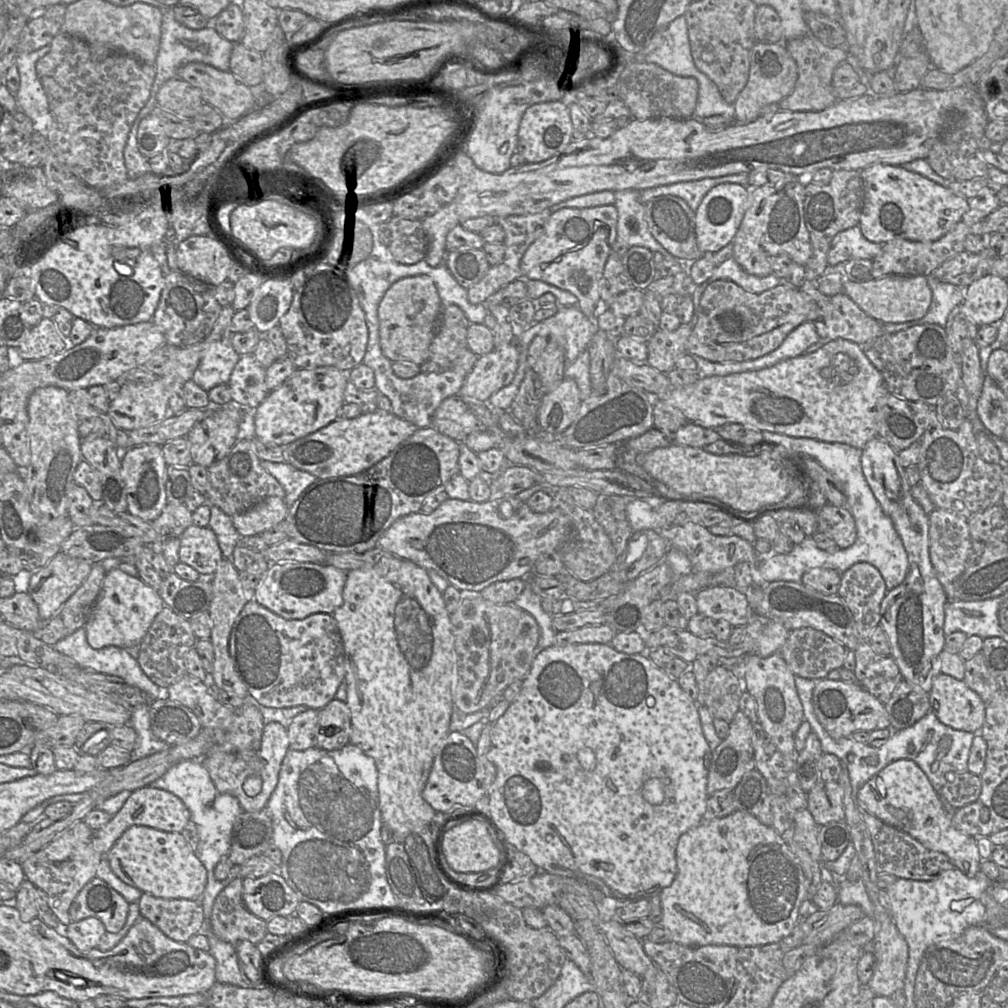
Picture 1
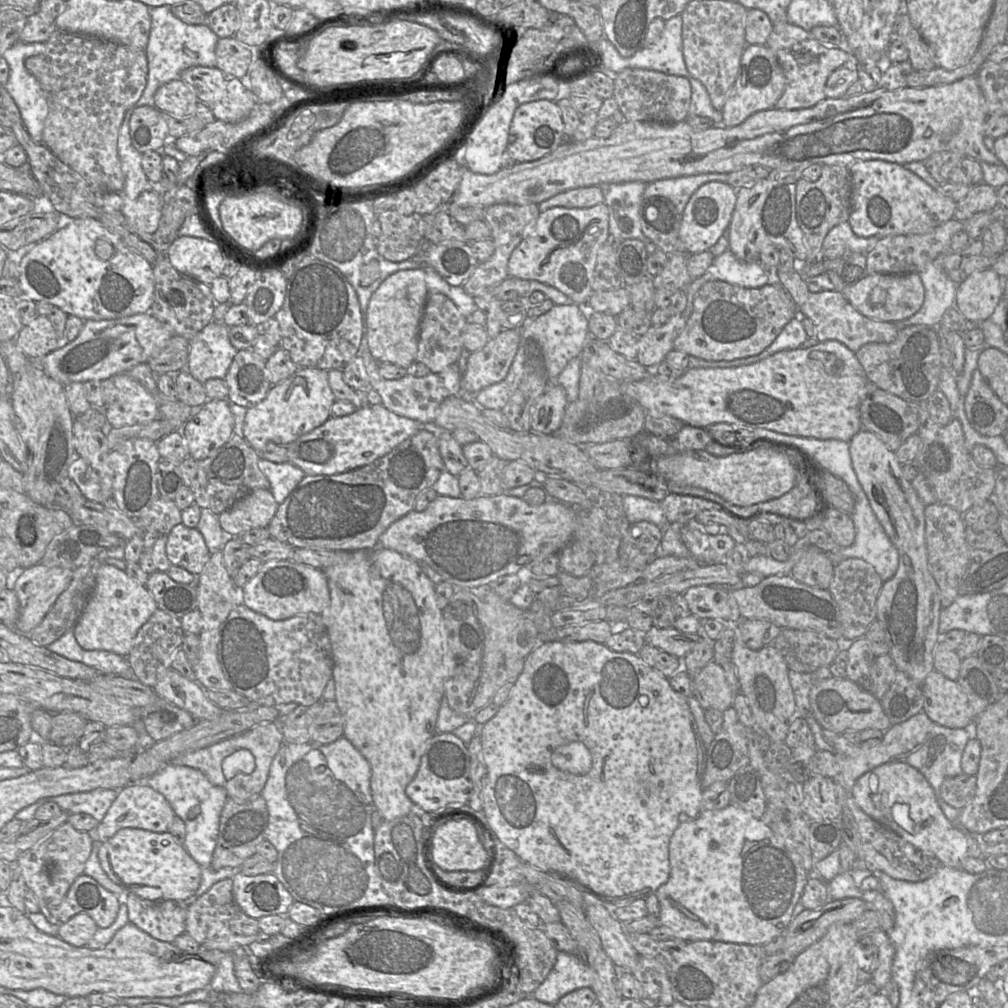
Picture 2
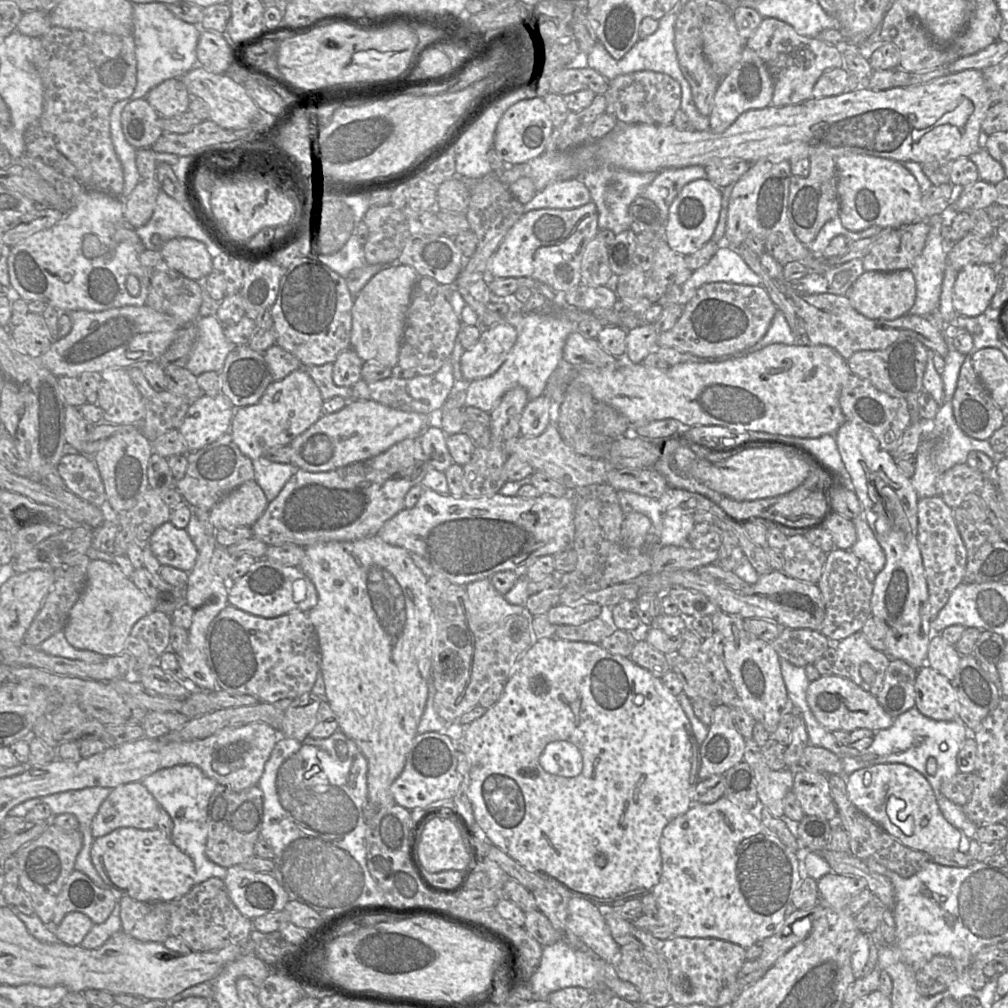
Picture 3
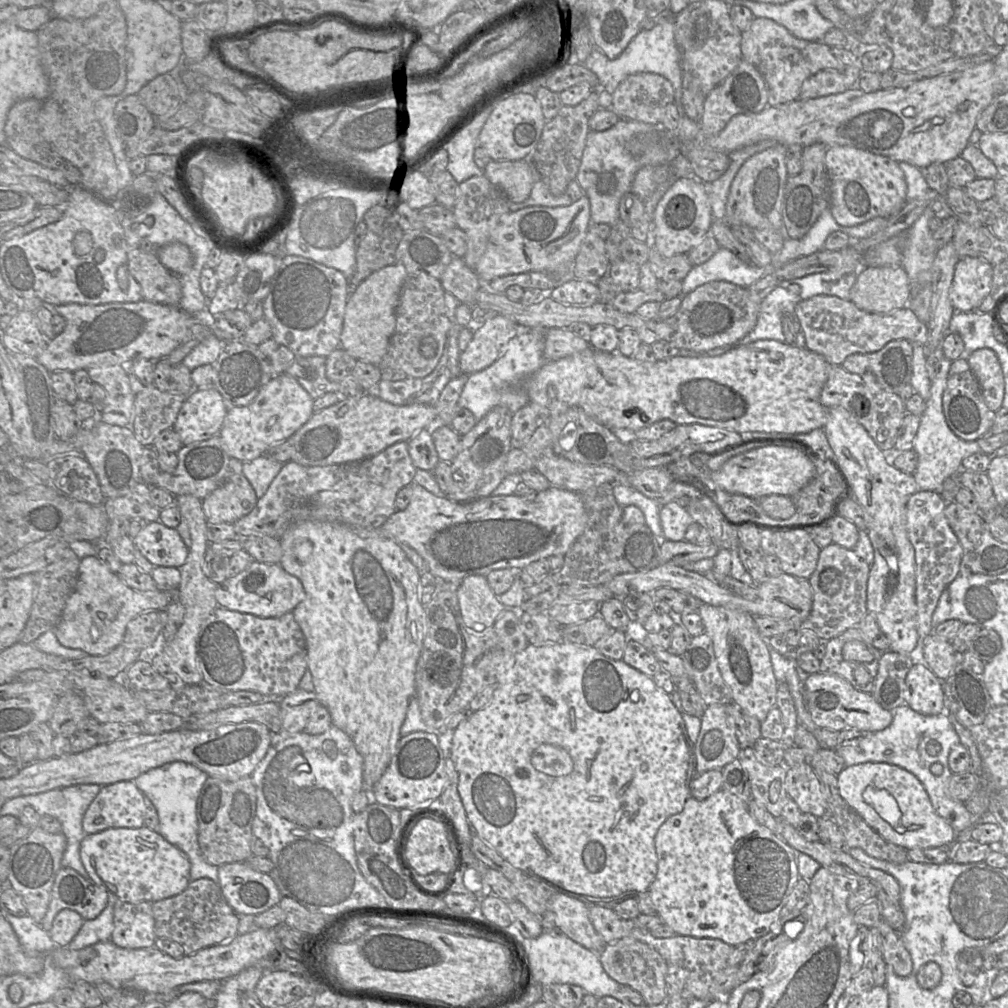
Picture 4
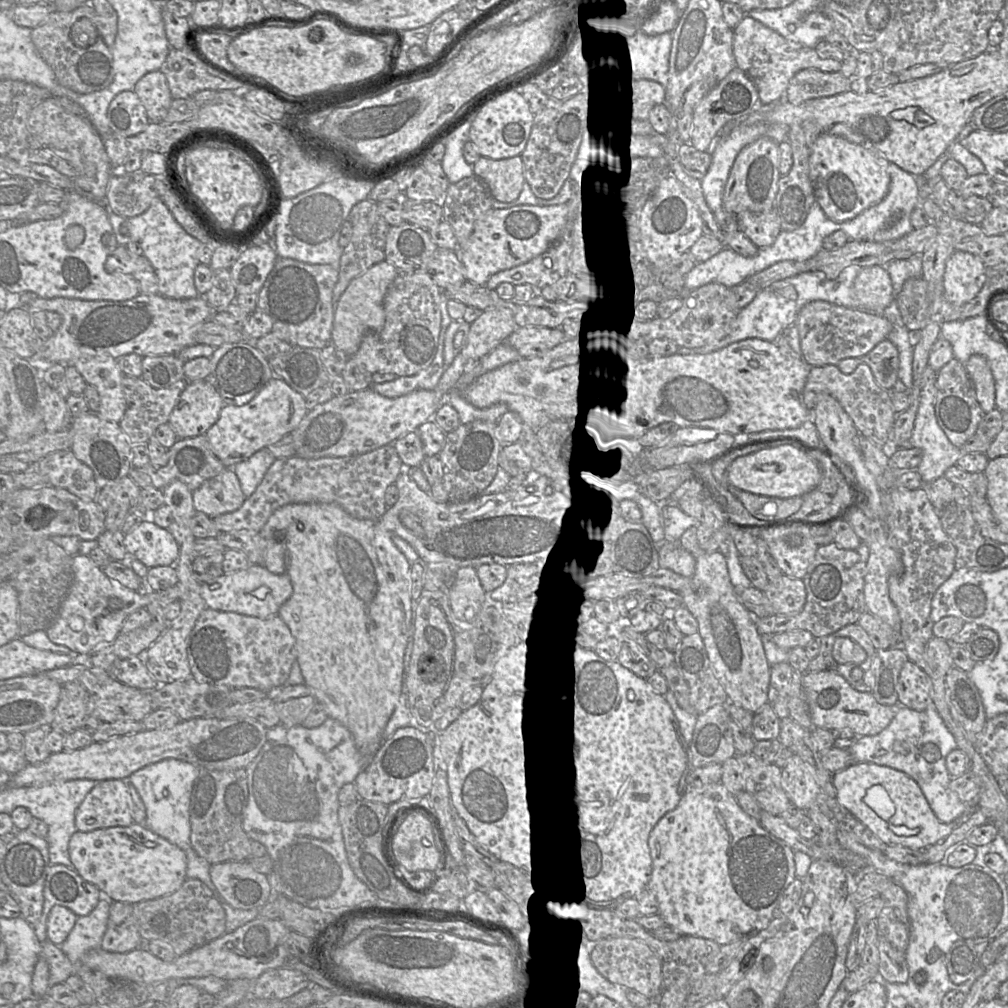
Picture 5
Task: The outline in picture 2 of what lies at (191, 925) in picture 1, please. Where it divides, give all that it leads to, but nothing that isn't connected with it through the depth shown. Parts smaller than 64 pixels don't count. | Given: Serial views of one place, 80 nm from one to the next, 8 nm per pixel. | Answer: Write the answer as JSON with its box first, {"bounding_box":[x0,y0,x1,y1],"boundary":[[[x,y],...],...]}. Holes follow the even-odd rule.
{"bounding_box":[128,894,189,943],"boundary":[[[128,894],[128,920],[153,938],[172,943],[185,933],[188,904],[189,901],[148,900]]]}

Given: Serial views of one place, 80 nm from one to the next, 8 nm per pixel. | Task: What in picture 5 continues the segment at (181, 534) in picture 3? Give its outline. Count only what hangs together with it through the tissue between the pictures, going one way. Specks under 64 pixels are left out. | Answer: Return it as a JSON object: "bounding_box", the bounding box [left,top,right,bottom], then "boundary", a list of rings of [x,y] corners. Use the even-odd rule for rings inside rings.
{"bounding_box":[124,521,180,568],"boundary":[[[145,521],[124,534],[124,545],[129,558],[142,562],[148,568],[173,566],[180,547],[172,534],[153,521]]]}

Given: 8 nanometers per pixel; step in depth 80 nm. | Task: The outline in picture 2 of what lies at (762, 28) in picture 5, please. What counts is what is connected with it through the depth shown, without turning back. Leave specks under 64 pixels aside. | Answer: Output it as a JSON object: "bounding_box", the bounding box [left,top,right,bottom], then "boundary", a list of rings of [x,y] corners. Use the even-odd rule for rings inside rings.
{"bounding_box":[766,22,849,110],"boundary":[[[790,22],[774,23],[766,46],[775,54],[786,77],[785,89],[775,104],[775,107],[781,110],[810,108],[824,100],[829,75],[844,66],[849,58],[848,53],[840,47],[823,44],[811,31]]]}

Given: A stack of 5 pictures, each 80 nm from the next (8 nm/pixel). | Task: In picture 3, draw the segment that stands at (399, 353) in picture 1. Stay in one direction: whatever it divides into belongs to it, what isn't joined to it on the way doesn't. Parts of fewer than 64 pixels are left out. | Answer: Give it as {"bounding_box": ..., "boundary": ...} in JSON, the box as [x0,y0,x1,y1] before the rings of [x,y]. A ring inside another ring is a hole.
{"bounding_box":[350,265,419,368],"boundary":[[[409,265],[391,266],[375,274],[354,298],[350,348],[364,363],[380,364],[389,368],[397,366],[406,313],[419,277]]]}

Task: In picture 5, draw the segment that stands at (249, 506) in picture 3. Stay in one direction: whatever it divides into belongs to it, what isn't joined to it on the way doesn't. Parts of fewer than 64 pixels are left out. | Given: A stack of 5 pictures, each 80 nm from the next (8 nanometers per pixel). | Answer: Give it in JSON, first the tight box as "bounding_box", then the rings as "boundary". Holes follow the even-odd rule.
{"bounding_box":[192,468,246,518],"boundary":[[[226,468],[192,491],[192,498],[196,511],[214,518],[238,510],[246,496],[234,471]]]}

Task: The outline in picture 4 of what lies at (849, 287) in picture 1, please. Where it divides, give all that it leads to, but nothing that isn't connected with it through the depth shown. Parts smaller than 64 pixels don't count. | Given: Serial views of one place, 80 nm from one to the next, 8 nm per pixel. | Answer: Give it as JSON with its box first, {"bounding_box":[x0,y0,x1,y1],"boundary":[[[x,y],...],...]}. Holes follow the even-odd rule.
{"bounding_box":[851,266,911,313],"boundary":[[[901,266],[865,267],[851,289],[851,302],[869,313],[888,313],[907,306],[911,281]]]}

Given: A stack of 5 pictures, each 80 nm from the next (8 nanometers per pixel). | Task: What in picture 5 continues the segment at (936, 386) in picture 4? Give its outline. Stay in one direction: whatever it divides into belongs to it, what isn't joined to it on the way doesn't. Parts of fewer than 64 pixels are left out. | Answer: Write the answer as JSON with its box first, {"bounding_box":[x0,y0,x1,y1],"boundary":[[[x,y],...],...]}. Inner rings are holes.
{"bounding_box":[907,376,967,485],"boundary":[[[936,376],[928,380],[920,392],[919,407],[914,423],[912,436],[907,446],[913,446],[922,450],[922,460],[917,471],[922,477],[924,485],[944,476],[946,470],[957,464],[959,458],[967,452],[961,447],[953,445],[939,426],[935,415],[936,401]]]}

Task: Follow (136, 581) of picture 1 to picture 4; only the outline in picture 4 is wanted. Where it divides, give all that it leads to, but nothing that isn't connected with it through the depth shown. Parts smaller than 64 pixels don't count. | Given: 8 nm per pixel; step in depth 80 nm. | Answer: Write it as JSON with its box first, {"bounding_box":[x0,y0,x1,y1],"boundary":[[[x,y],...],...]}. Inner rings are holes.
{"bounding_box":[53,556,175,655],"boundary":[[[87,556],[80,561],[76,587],[68,598],[61,619],[53,631],[59,643],[66,648],[79,649],[89,655],[104,655],[123,643],[126,626],[133,618],[143,612],[166,609],[175,600],[174,591],[136,591],[128,587],[96,556]]]}

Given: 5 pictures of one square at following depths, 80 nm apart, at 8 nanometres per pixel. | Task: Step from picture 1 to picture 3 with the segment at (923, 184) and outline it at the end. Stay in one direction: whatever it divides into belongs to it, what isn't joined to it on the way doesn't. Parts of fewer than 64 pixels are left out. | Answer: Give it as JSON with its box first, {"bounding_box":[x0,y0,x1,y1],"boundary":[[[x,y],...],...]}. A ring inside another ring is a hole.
{"bounding_box":[834,154,951,231],"boundary":[[[847,154],[834,159],[837,170],[837,190],[840,199],[838,217],[850,231],[862,231],[872,226],[900,228],[951,210],[951,200],[936,199],[923,204],[923,192],[915,176],[894,159],[865,154]]]}

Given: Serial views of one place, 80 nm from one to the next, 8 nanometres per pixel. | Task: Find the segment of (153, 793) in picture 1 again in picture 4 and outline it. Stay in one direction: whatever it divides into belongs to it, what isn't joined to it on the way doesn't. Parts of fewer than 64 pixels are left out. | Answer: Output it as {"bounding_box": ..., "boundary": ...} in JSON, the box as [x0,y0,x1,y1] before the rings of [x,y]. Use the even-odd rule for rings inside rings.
{"bounding_box":[82,781,146,834],"boundary":[[[133,781],[105,785],[92,801],[82,820],[86,834],[109,828],[144,827],[146,797]]]}

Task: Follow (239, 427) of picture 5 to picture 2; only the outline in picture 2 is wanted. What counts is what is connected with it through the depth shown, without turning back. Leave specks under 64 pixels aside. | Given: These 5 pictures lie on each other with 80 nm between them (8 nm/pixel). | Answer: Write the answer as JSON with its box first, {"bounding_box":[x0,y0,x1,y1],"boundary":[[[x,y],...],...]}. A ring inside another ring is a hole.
{"bounding_box":[243,368,335,451],"boundary":[[[301,368],[289,378],[272,385],[261,402],[247,409],[243,437],[255,451],[268,443],[287,446],[326,422],[331,417],[330,410],[335,401],[327,370]]]}

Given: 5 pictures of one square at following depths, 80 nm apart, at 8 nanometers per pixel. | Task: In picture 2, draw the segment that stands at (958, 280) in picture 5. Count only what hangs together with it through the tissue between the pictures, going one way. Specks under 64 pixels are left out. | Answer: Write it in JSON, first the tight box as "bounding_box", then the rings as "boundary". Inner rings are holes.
{"bounding_box":[955,268,1003,323],"boundary":[[[992,268],[973,272],[958,284],[955,307],[965,318],[980,323],[991,318],[1003,294],[1003,278]]]}

